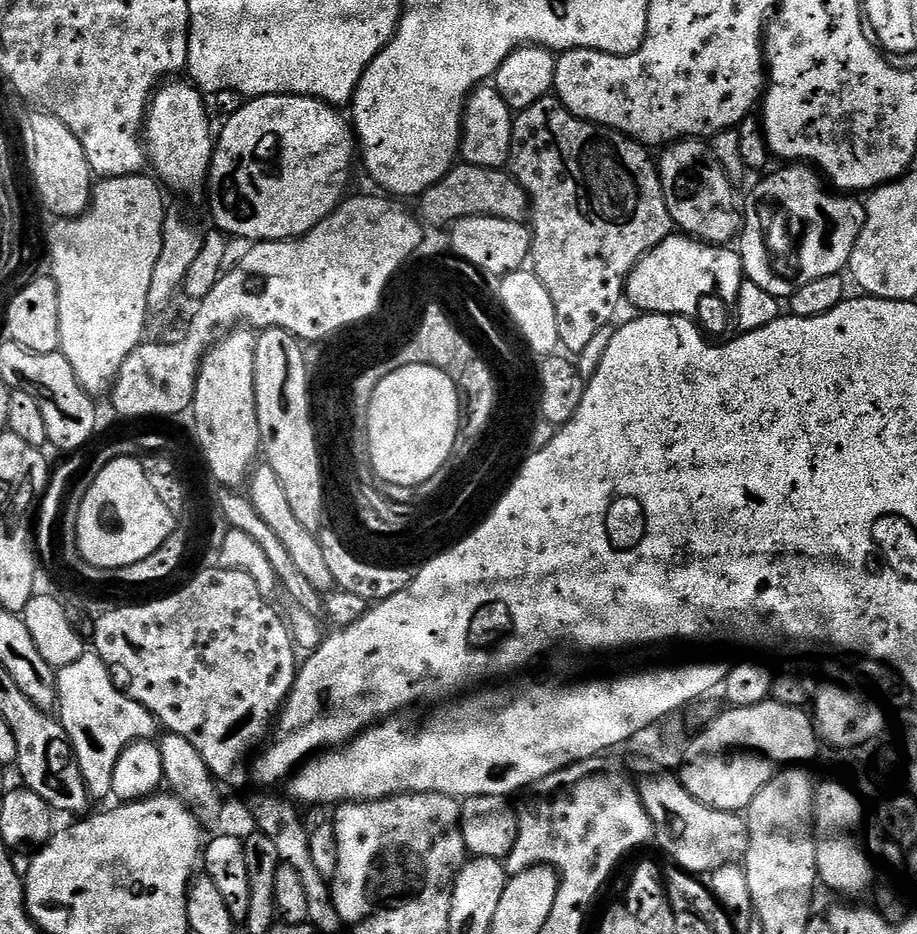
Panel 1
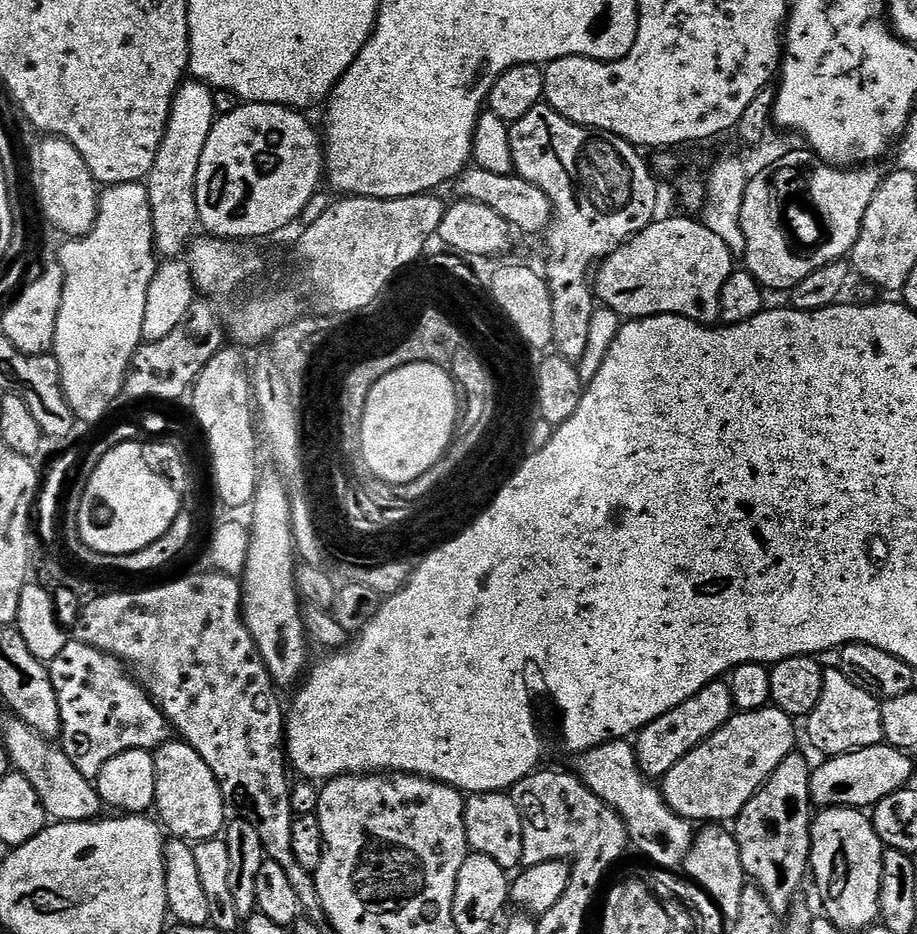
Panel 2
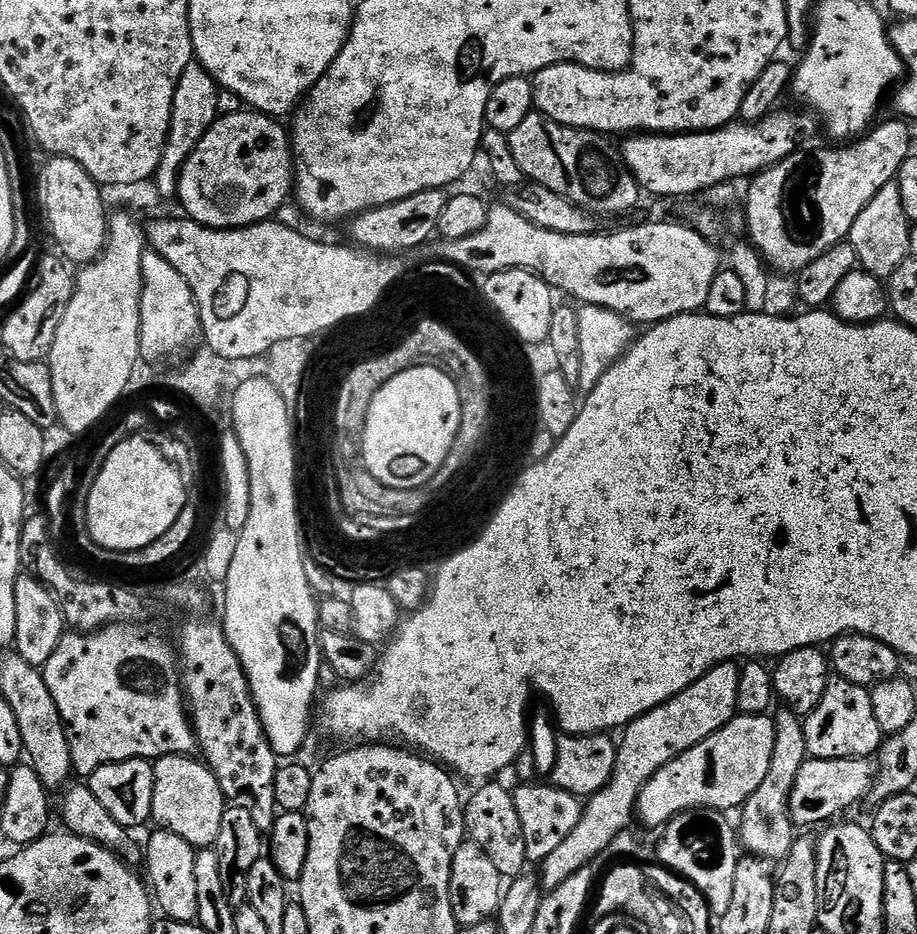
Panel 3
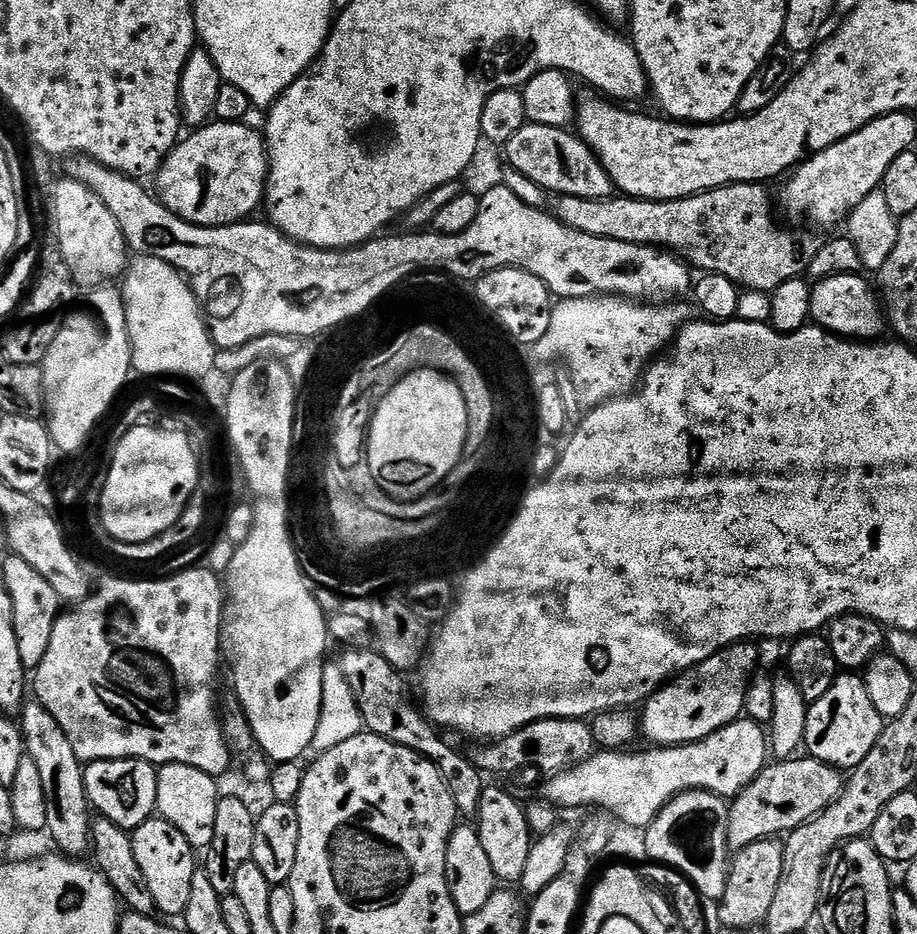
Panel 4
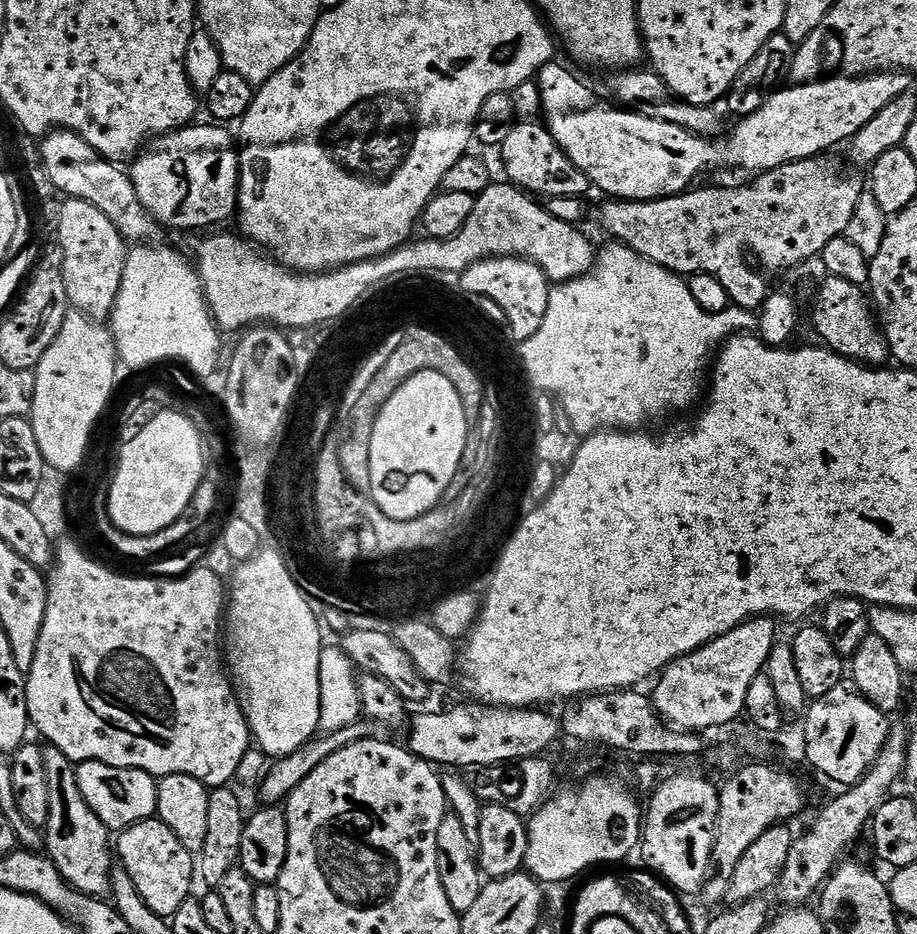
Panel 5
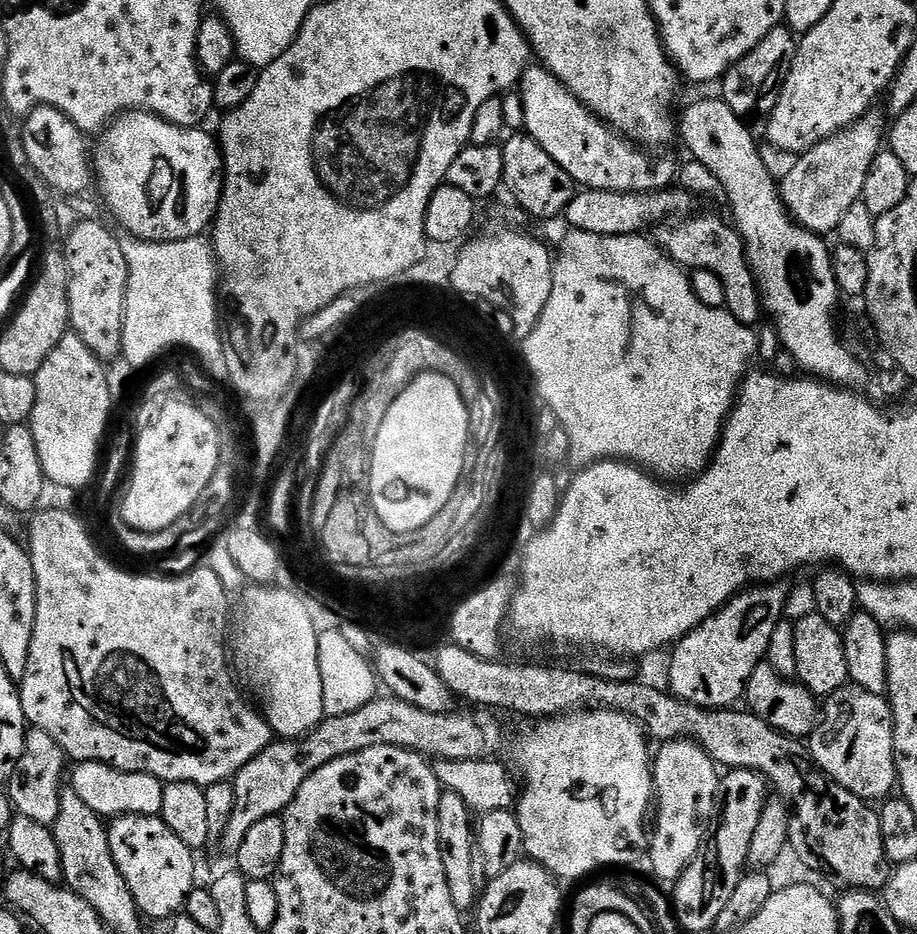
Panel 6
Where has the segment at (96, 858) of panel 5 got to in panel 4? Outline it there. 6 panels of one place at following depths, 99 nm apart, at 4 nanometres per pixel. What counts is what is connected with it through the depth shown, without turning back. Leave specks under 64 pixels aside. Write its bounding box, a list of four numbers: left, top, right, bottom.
[18,702,92,858]

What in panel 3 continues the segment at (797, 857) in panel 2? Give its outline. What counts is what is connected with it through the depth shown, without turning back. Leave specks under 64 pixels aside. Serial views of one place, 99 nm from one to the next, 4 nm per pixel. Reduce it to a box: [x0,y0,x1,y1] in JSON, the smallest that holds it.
[738,710,810,862]

